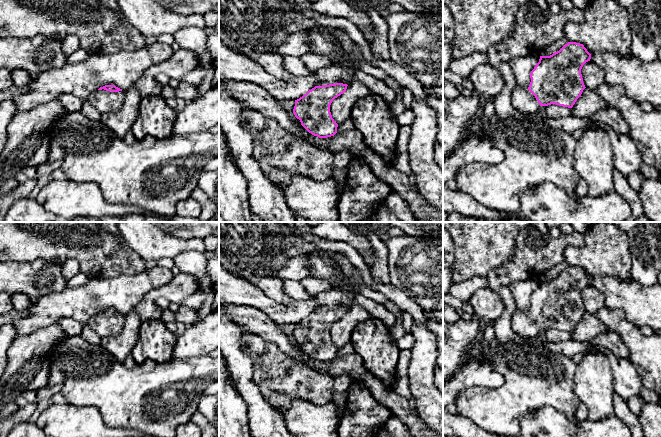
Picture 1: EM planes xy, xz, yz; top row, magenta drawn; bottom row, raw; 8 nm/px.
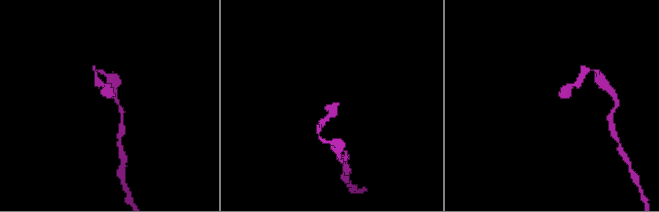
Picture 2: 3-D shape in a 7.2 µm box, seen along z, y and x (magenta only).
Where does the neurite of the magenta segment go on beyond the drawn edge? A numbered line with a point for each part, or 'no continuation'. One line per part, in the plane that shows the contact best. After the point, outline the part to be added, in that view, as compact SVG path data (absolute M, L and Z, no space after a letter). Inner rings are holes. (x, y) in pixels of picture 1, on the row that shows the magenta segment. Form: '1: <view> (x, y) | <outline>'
1: xz (341, 70) | M343 53L339 58L331 61L331 64L314 72L318 79L317 86L335 83L349 84L354 76L354 68L347 53Z

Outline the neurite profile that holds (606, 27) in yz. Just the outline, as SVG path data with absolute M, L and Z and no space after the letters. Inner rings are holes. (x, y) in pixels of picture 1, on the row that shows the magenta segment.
M594 0L583 9L585 21L582 24L569 22L564 28L564 38L569 42L583 44L590 54L606 51L621 58L633 57L631 51L631 28L628 9L615 0Z

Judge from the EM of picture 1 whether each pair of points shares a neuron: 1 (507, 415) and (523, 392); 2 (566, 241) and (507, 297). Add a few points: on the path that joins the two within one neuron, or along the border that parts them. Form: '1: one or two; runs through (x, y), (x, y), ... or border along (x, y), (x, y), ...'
1: one; runs through (509, 409), (520, 398)
2: one; runs through (547, 252), (536, 252), (508, 278)

